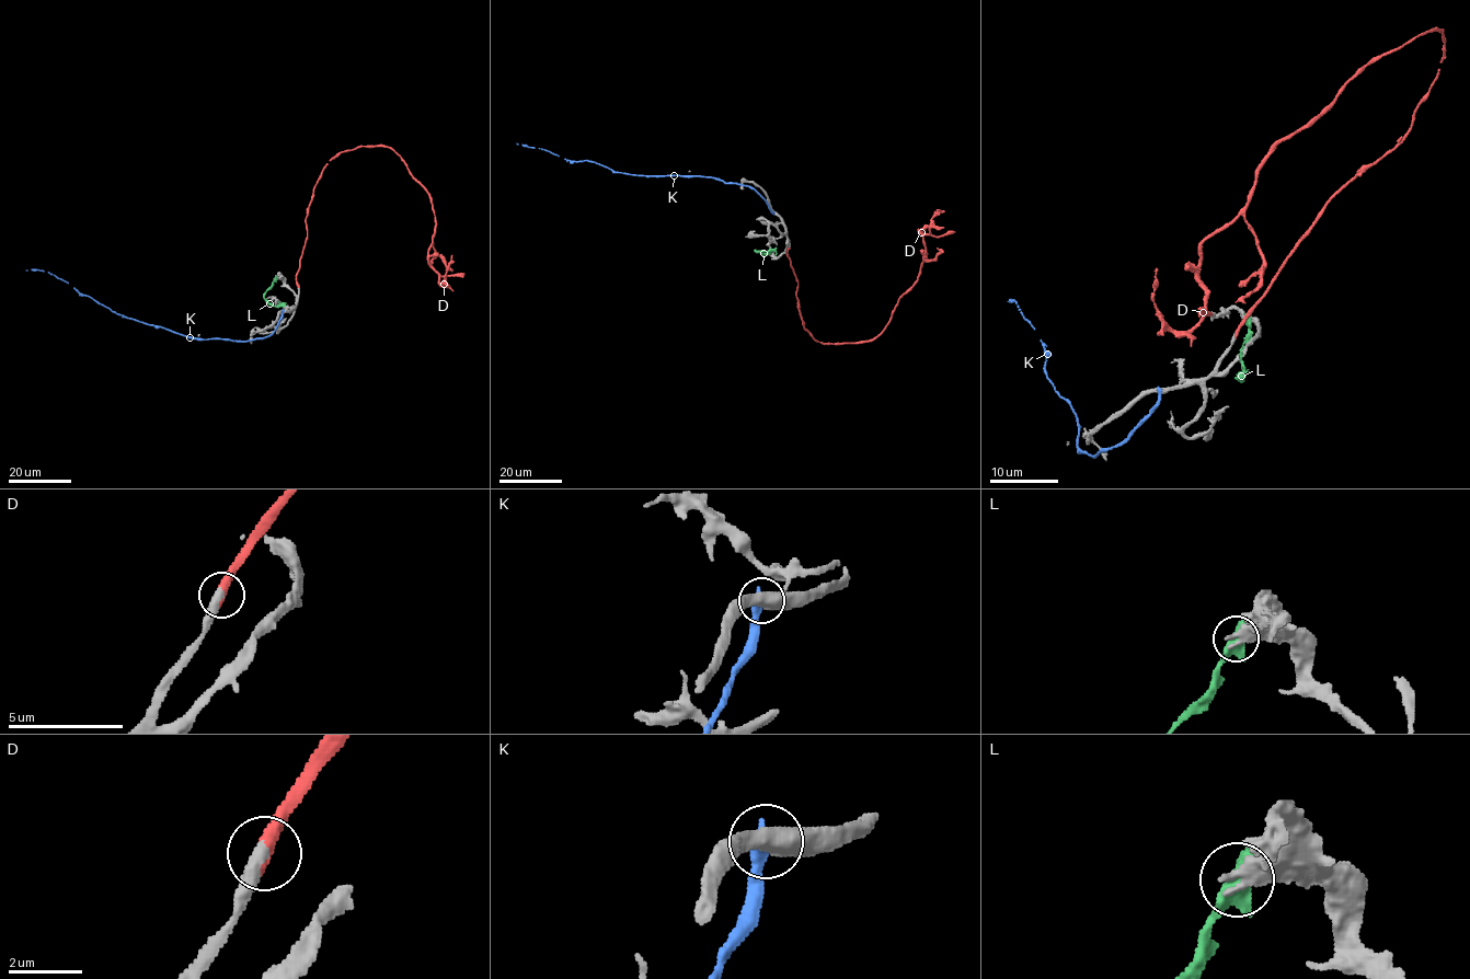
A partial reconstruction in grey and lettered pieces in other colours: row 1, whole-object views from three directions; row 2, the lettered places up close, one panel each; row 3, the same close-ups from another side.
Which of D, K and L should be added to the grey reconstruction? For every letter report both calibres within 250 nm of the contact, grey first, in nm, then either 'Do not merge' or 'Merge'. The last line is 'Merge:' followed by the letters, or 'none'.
D: Thickness 460 nm (grey) against 420 nm. Merge
K: Thickness 480 nm (grey) against 460 nm. Do not merge
L: Thickness 320 nm (grey) against 650 nm. Do not merge
Merge: D

